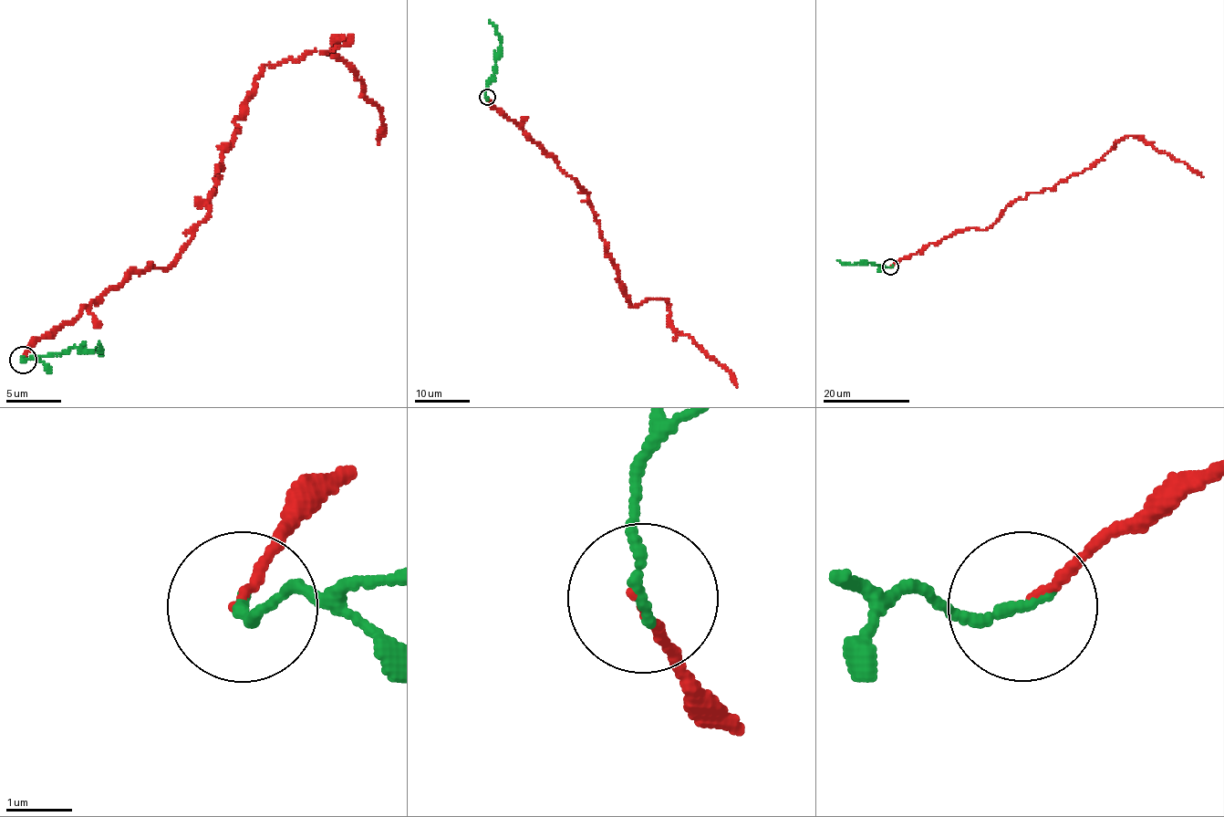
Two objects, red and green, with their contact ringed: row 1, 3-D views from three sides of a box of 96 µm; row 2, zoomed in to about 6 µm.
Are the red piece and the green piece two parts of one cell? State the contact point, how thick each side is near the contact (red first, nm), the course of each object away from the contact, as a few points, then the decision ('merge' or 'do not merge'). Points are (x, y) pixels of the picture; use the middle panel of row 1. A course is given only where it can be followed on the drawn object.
place (487, 97); calibres 80 and 170 nm; course red (487, 98), (586, 192), (632, 306), (663, 298), (671, 329), (693, 340), (737, 386); course green (487, 97), (486, 89), (494, 73), (494, 58), (501, 47), (500, 36), (490, 21); do not merge

